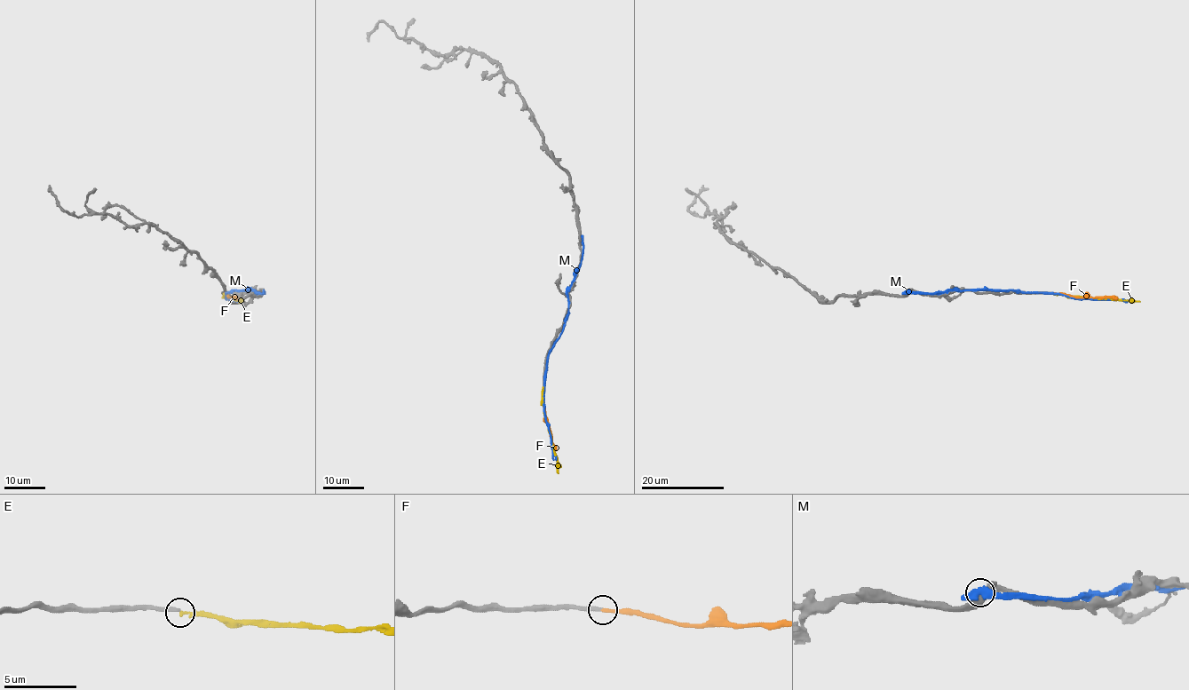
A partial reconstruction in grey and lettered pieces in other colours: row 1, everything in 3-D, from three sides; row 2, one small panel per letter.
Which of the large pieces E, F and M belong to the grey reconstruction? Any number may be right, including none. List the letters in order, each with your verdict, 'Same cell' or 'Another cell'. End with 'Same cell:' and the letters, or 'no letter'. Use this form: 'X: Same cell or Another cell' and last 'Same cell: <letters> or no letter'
E: Another cell
F: Same cell
M: Another cell
Same cell: F

